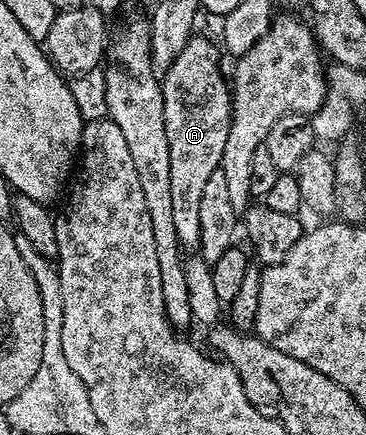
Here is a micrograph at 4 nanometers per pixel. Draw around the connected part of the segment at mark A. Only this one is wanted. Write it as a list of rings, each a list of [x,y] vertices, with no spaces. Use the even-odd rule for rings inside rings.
[[[200,36],[190,38],[179,56],[175,56],[175,60],[164,70],[161,78],[163,120],[167,124],[167,144],[171,148],[171,212],[175,219],[175,232],[185,248],[200,247],[199,199],[203,197],[203,187],[207,185],[211,172],[221,169],[223,148],[227,148],[227,136],[233,123],[231,86],[226,75],[225,78],[221,75],[222,55],[219,53],[218,43],[214,39],[213,42]]]

